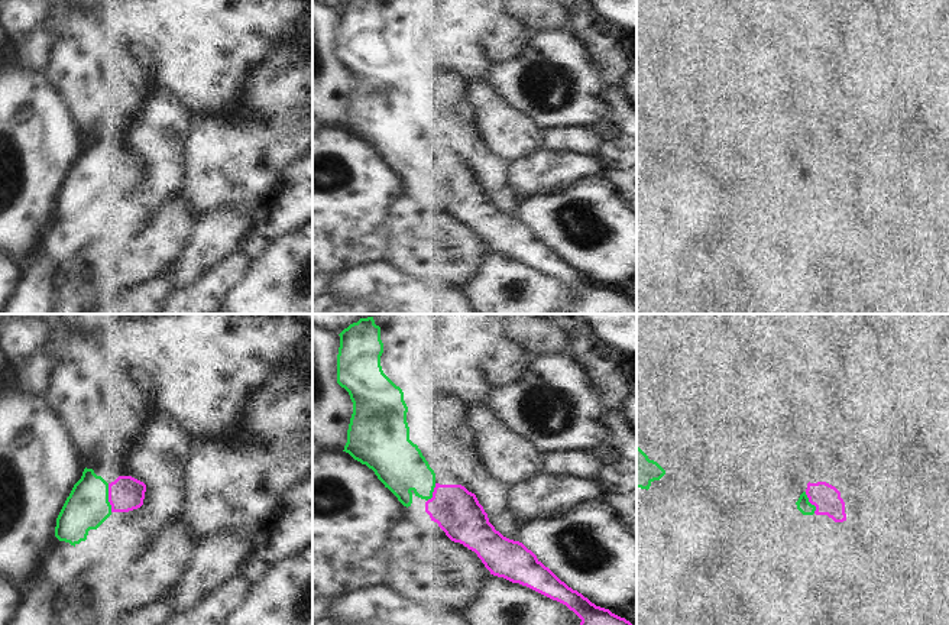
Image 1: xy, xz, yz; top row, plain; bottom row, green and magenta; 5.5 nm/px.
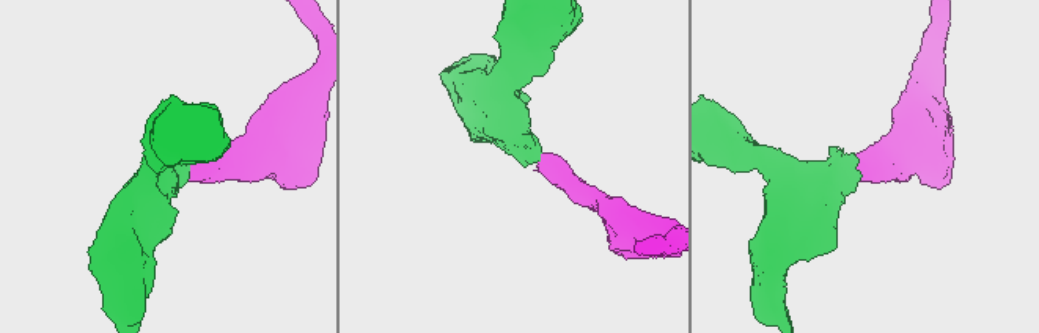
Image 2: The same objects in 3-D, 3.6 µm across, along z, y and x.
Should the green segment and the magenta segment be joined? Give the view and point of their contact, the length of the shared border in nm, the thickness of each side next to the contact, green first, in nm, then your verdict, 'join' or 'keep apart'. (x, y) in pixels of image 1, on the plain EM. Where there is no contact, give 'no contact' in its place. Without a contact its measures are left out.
contact xy (107, 174); length 160 nm; calibres 240 and 190 nm; join

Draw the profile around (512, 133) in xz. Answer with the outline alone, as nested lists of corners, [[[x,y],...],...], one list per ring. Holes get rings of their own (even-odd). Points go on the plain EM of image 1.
[[[472,71],[469,81],[479,126],[496,153],[514,162],[544,145],[545,129],[531,114],[511,106],[483,71]]]

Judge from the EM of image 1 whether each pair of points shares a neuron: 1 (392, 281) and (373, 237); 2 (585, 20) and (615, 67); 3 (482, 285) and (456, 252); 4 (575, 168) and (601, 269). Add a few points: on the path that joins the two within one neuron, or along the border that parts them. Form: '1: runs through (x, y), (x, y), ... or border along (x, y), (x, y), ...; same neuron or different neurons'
1: border along (386, 256), (378, 261), (359, 262), (349, 268); different neurons
2: runs through (595, 32), (615, 55); same neuron
3: border along (491, 251), (472, 272), (470, 279), (452, 298); different neurons
4: border along (602, 172), (588, 175), (556, 193), (546, 194); different neurons

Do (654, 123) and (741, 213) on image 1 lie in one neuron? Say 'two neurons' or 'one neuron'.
one neuron

